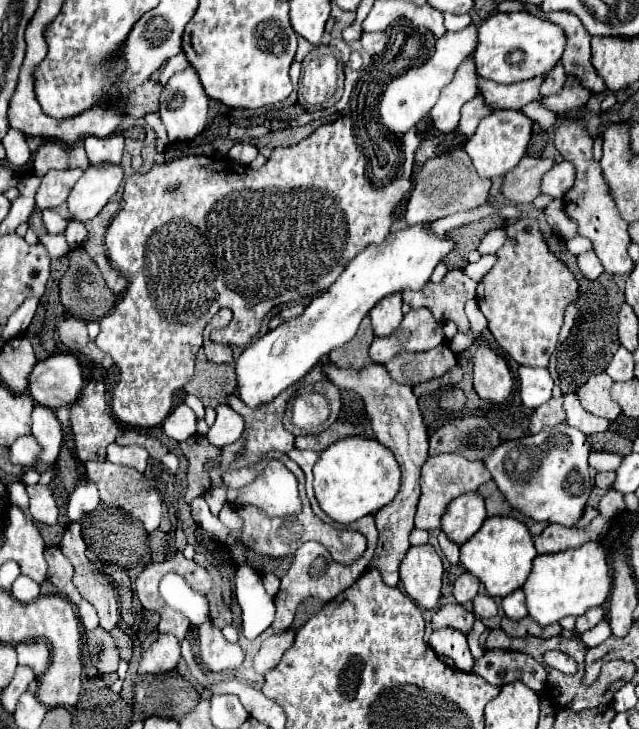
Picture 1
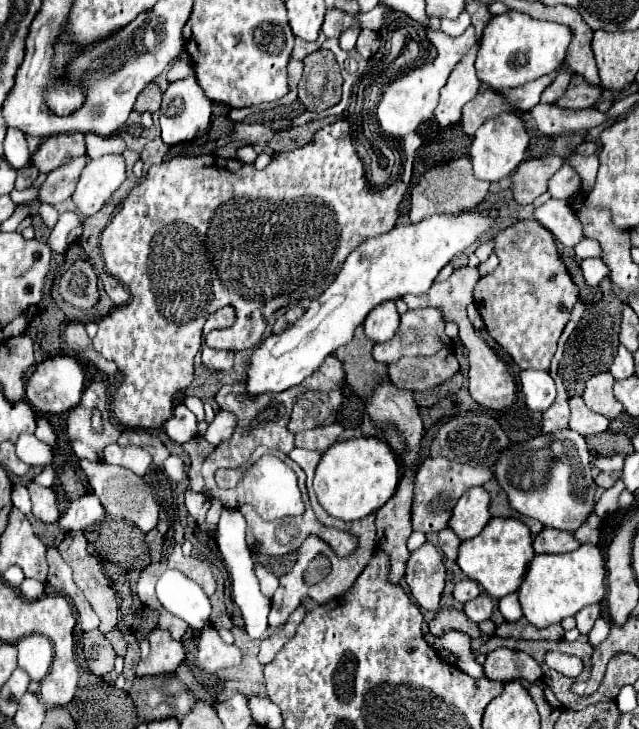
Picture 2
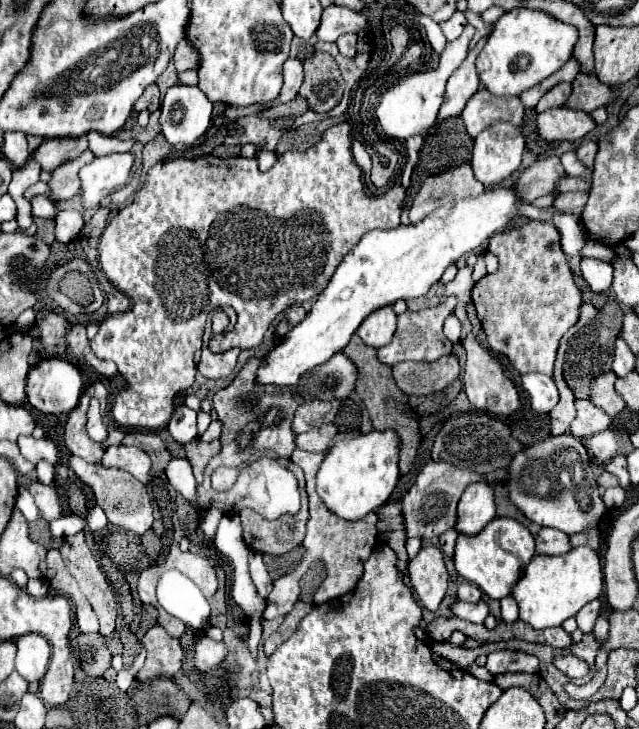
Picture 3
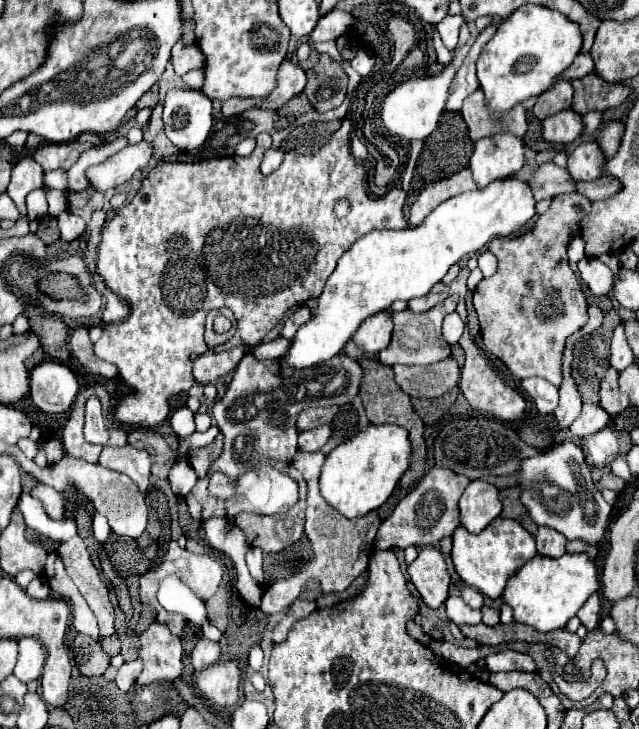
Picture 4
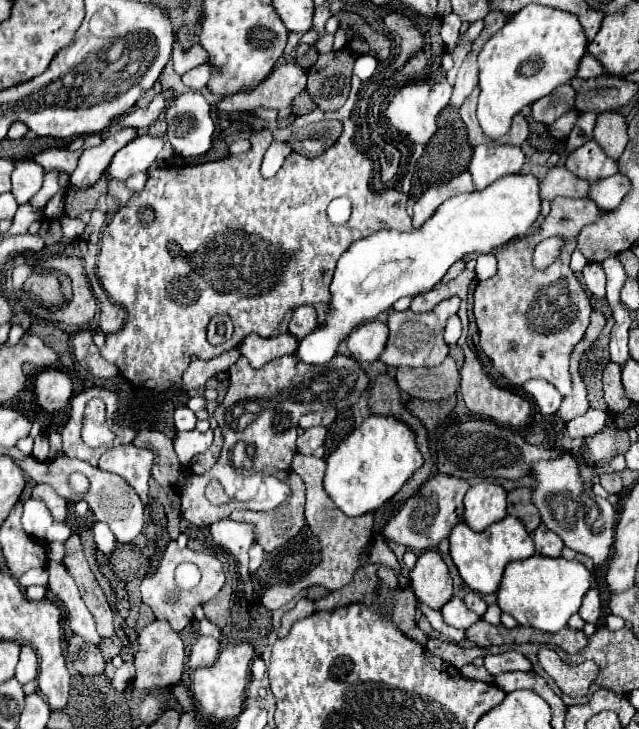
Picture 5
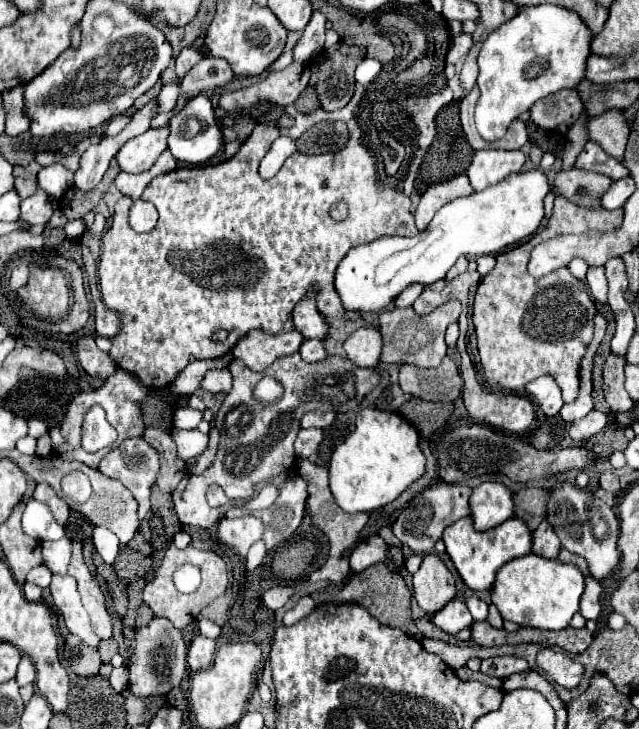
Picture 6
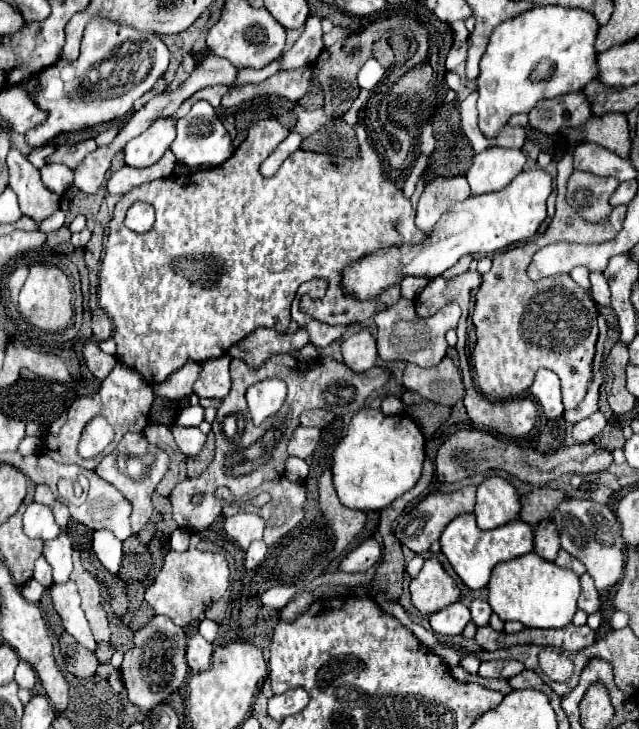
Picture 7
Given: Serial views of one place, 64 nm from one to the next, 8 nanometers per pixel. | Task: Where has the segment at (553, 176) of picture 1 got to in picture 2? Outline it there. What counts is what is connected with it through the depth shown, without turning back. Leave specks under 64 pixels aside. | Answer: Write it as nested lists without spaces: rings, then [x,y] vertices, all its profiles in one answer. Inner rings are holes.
[[[564,162],[558,168],[558,172],[548,180],[548,192],[552,194],[552,198],[568,200],[568,196],[576,194],[578,190],[580,190],[580,176],[568,162]]]

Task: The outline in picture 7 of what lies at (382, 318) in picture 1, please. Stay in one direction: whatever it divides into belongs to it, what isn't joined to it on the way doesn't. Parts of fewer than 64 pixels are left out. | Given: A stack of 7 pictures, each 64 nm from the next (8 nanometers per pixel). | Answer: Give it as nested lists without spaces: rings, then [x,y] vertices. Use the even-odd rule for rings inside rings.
[[[364,328],[342,342],[342,356],[344,364],[356,372],[370,370],[376,364],[376,338]]]

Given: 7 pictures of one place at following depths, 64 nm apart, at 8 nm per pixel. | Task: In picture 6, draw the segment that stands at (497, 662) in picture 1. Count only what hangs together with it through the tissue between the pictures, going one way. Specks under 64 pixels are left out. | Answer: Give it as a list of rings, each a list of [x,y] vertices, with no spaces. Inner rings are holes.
[[[498,656],[498,658],[488,658],[482,660],[482,672],[488,676],[496,676],[496,678],[504,678],[508,674],[514,672],[526,672],[530,666],[524,658],[518,656]]]

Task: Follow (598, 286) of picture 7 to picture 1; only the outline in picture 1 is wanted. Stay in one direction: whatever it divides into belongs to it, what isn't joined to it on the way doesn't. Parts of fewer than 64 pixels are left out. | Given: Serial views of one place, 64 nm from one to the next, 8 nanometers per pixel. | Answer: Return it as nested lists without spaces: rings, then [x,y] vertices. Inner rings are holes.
[[[588,250],[588,252],[584,252],[584,254],[576,256],[576,258],[578,258],[578,268],[582,270],[582,274],[584,274],[588,280],[596,280],[596,278],[604,272],[598,256],[596,256],[592,250]]]

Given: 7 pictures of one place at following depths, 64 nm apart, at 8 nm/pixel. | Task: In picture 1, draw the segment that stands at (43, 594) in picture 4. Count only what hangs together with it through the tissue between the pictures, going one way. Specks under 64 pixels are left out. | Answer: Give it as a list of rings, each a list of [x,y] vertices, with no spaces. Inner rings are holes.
[[[18,576],[16,582],[12,584],[10,594],[16,596],[16,600],[20,602],[32,602],[40,596],[40,586],[34,580],[28,580],[26,576]]]

